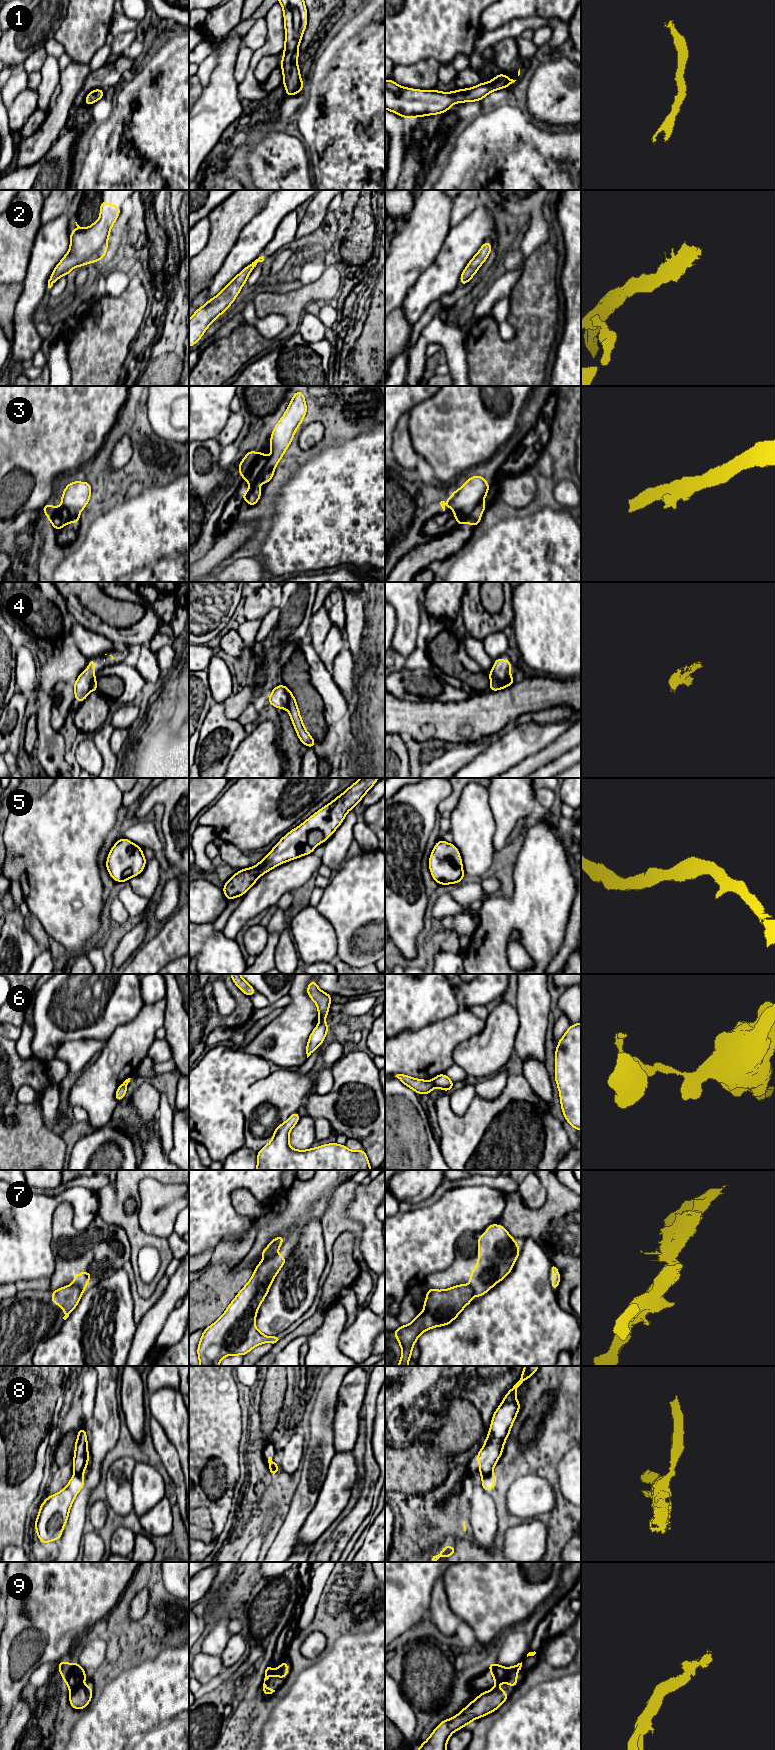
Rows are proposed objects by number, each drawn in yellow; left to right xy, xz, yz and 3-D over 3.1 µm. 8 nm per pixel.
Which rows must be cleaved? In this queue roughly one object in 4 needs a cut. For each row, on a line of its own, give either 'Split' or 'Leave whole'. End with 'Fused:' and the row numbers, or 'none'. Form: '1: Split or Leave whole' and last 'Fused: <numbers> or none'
1: Leave whole
2: Leave whole
3: Split
4: Split
5: Leave whole
6: Split
7: Split
8: Split
9: Leave whole
Fused: 3, 4, 6, 7, 8

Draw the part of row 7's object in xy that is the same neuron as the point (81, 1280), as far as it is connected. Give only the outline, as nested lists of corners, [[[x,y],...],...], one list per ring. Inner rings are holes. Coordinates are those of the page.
[[[79,1272],[78,1275],[73,1278],[73,1285],[77,1286],[84,1293],[85,1287],[88,1285],[88,1280],[91,1277],[91,1272]]]

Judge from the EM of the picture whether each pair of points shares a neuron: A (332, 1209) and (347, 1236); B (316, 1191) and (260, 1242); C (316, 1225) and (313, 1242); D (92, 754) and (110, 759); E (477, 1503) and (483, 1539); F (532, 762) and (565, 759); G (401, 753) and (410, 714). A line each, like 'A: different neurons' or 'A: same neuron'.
A: different neurons
B: same neuron
C: same neuron
D: different neurons
E: same neuron
F: different neurons
G: different neurons

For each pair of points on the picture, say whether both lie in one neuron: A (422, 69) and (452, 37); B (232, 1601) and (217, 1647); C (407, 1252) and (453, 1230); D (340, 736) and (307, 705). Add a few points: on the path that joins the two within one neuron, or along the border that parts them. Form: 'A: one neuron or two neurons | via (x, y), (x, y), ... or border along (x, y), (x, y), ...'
A: two neurons | border along (411, 64), (426, 58), (433, 58), (441, 66)
B: one neuron | via (230, 1612), (221, 1621), (219, 1636)
C: one neuron | via (418, 1243), (435, 1230), (442, 1230)
D: one neuron | via (328, 723), (327, 708), (323, 700), (320, 703)

